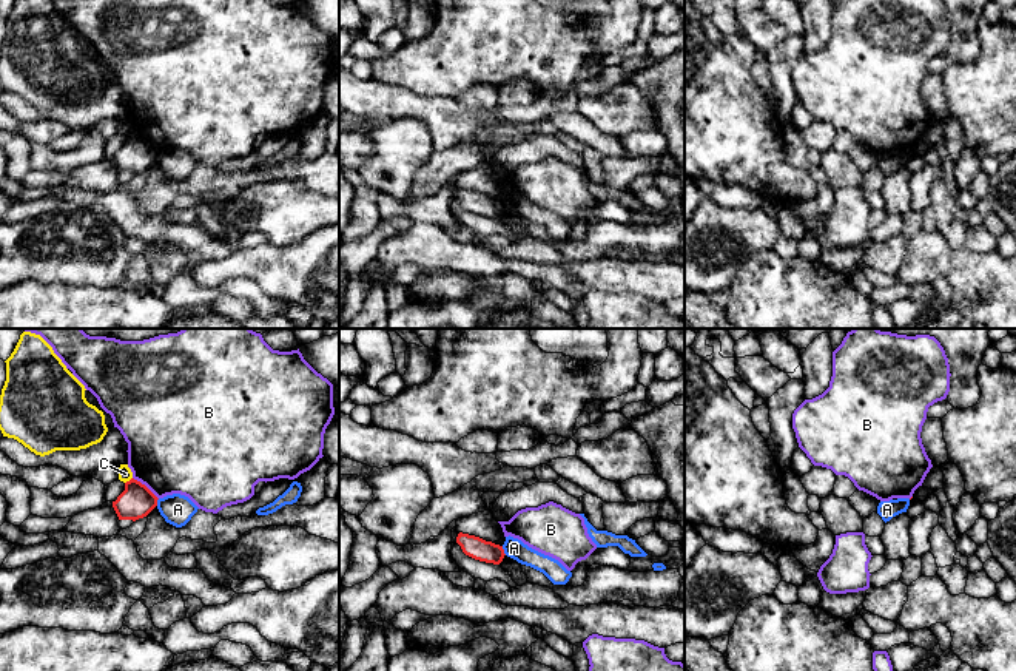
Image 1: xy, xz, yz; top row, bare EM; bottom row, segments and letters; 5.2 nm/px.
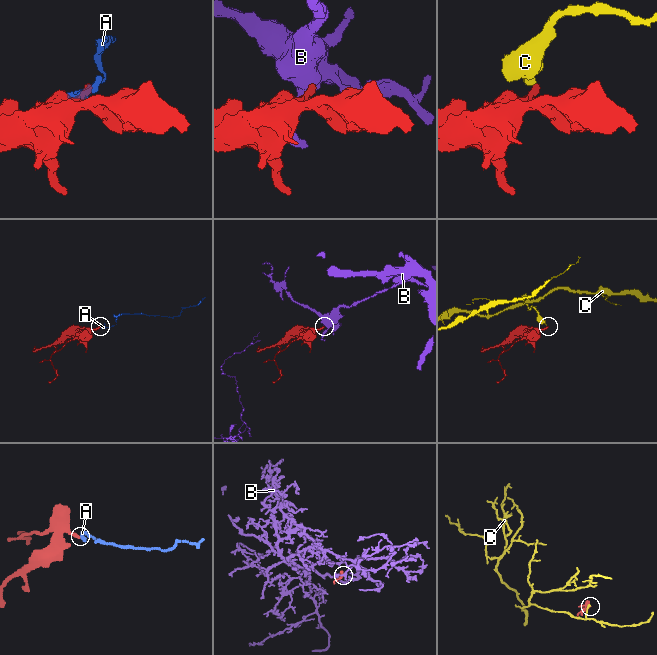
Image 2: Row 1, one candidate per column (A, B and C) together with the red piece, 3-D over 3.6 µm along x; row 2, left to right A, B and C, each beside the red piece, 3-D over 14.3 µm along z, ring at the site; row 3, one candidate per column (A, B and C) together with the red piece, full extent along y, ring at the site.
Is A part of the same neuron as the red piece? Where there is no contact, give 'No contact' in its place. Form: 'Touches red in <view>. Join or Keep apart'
Touches red in xz. Keep apart

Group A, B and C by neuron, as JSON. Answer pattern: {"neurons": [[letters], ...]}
{"neurons": [["A"], ["B"], ["C"]]}

